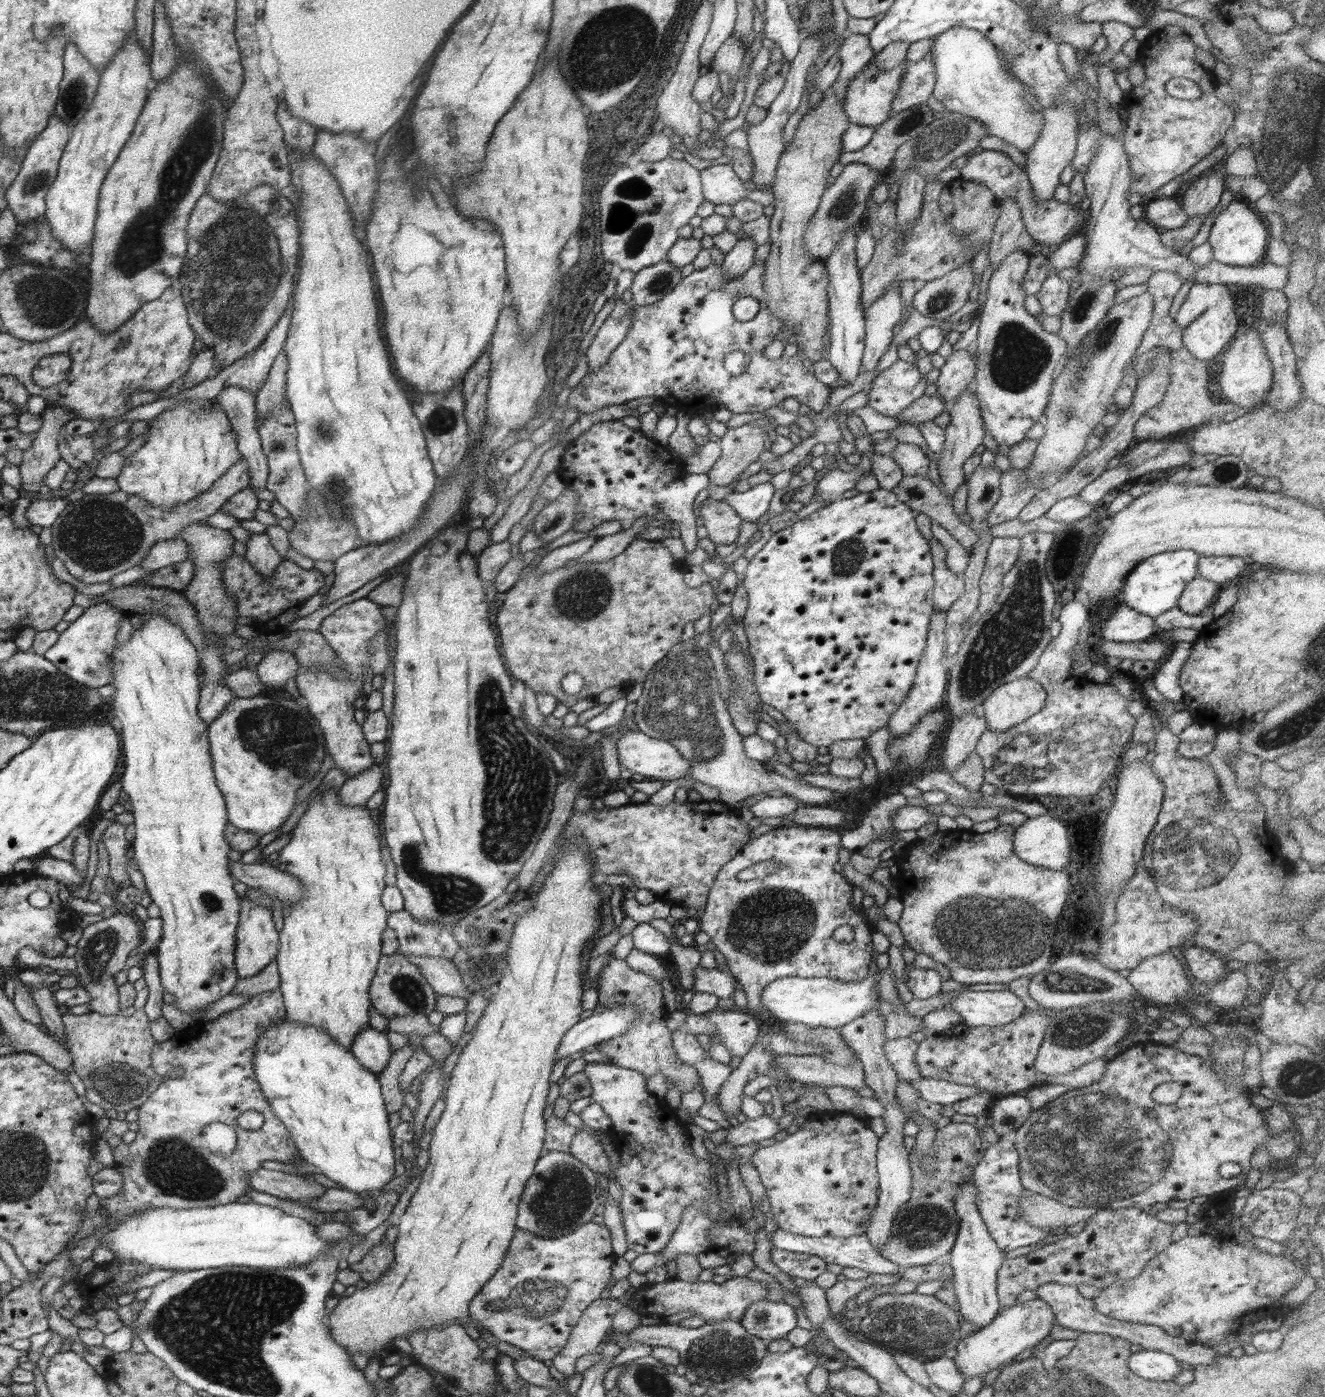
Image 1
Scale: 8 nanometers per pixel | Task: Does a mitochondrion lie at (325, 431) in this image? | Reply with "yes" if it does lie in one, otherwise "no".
yes

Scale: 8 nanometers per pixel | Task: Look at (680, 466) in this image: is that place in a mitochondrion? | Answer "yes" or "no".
no

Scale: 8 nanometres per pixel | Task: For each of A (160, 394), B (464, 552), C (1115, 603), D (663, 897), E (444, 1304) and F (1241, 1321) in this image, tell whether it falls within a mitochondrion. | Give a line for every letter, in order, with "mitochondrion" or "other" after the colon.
A: other
B: other
C: other
D: other
E: other
F: other

